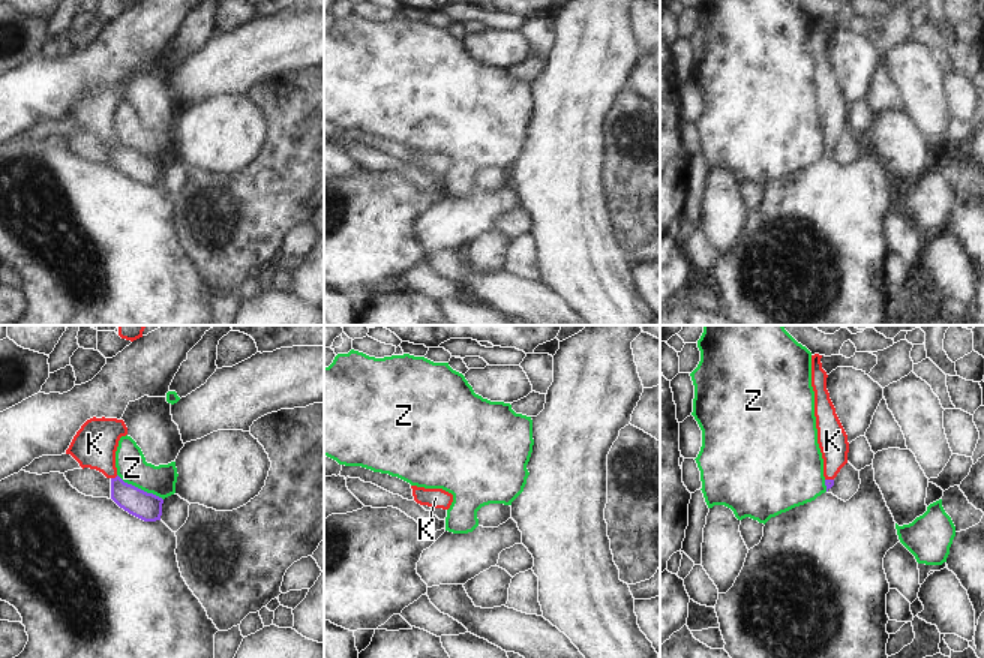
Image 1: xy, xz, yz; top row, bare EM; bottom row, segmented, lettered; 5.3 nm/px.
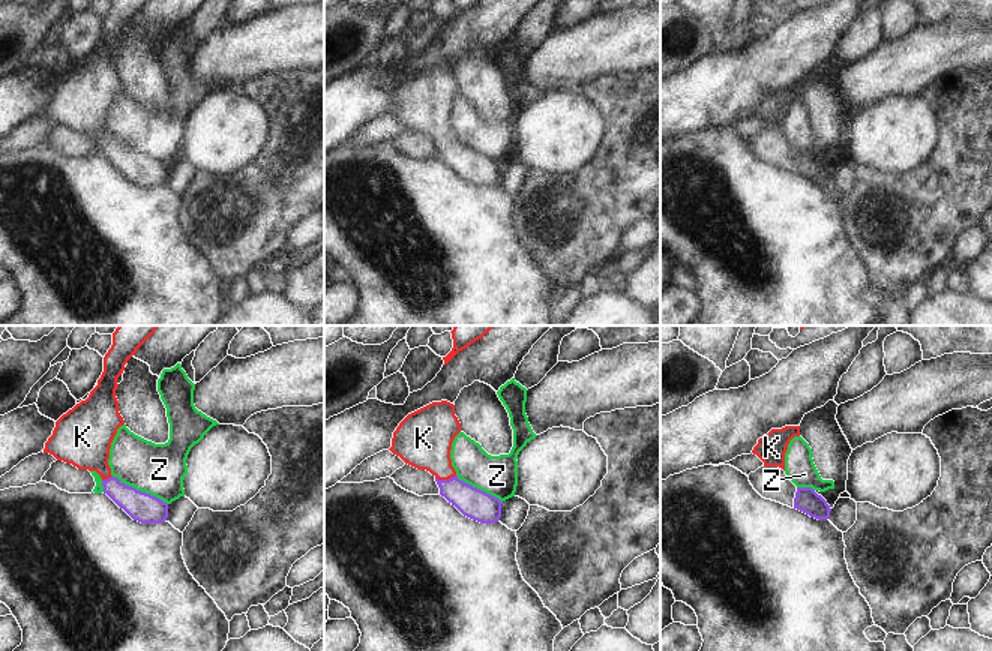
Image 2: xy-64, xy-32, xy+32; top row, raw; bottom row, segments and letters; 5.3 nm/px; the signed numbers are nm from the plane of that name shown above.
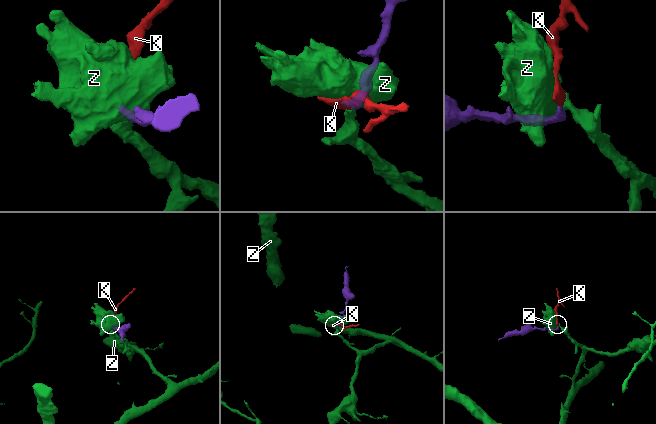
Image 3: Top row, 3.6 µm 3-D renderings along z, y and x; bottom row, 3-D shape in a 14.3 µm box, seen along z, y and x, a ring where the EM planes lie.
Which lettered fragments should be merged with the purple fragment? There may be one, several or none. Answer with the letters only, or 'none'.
K

